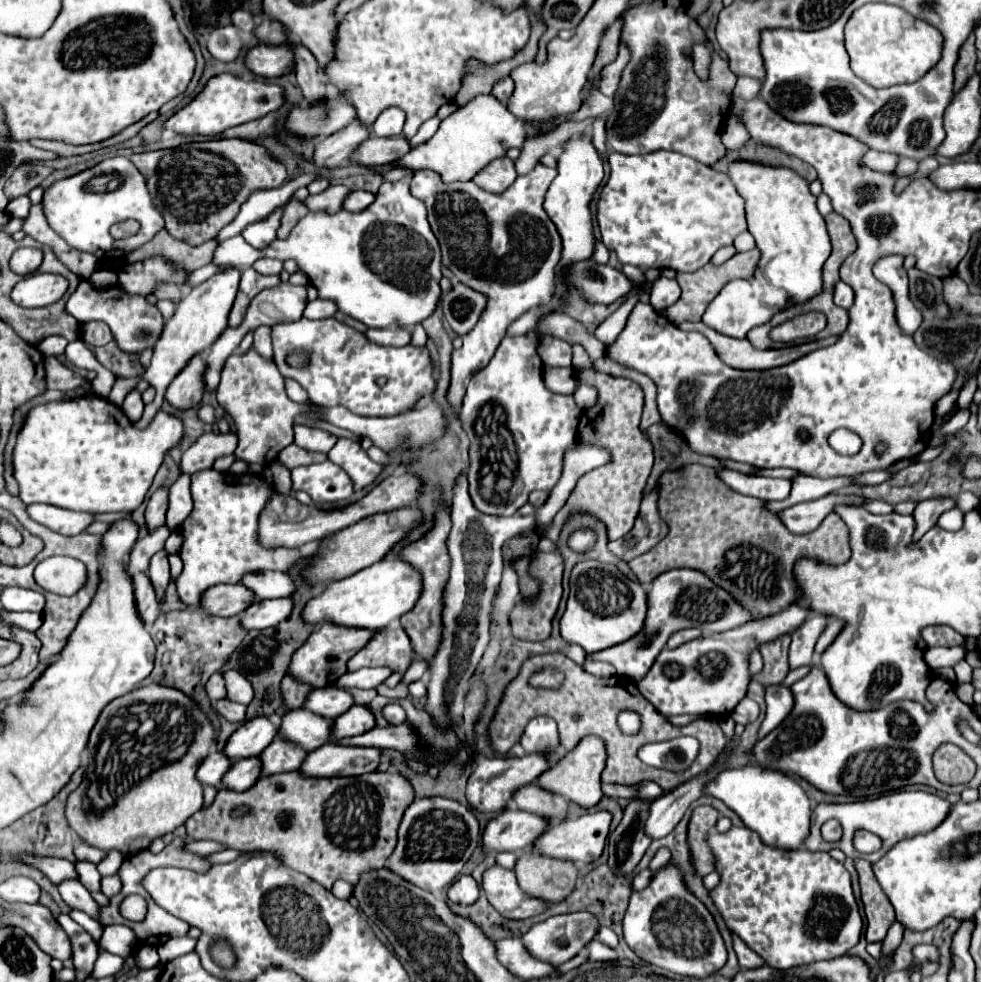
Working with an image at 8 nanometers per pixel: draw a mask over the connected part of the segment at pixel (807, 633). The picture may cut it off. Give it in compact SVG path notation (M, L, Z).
M812 614L804 624L792 632L792 642L788 650L788 664L790 670L800 668L800 666L810 666L812 664L812 654L814 654L814 644L824 630L824 624L828 622L826 616L822 614Z

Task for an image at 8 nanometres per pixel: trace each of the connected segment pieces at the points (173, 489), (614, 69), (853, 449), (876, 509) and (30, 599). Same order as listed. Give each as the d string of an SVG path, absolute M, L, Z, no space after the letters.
M180 476L168 490L170 506L166 512L166 526L176 530L188 512L192 512L192 496L190 496L190 476Z
M620 40L620 46L618 46L618 58L614 62L610 62L604 72L602 72L602 82L600 82L600 92L604 96L614 96L618 84L620 84L620 72L626 68L630 60L630 52L628 52L628 46Z
M838 428L830 434L830 446L838 452L838 454L844 454L844 456L852 456L860 450L860 438L850 432L850 430L844 430L844 428Z
M866 500L866 502L862 502L862 508L866 508L872 514L890 514L892 512L892 506L886 502L880 502L880 500Z
M10 586L10 588L4 588L4 592L2 592L2 604L10 612L24 612L24 610L42 612L46 600L44 600L44 594L40 594L40 592Z

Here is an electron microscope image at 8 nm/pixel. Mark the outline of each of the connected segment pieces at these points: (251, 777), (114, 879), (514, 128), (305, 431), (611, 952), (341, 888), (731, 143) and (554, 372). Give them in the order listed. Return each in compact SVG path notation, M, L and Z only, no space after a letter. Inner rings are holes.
M242 758L232 764L232 768L222 778L222 788L234 788L238 792L250 788L260 778L260 758Z
M114 874L114 876L104 876L104 878L102 878L100 890L102 890L102 894L106 894L108 898L114 896L114 894L118 894L120 888L122 888L122 884L120 884L120 878L118 878L116 874Z
M492 94L476 96L466 106L458 108L458 112L442 120L438 132L428 142L412 148L400 162L367 168L380 174L392 168L412 168L412 170L430 168L438 172L444 182L468 182L480 170L484 170L492 160L506 156L510 148L522 150L526 136L528 136L526 124L520 118L512 116L512 112L502 102L498 102Z
M296 426L294 432L296 432L294 444L304 450L314 450L314 452L328 452L338 440L336 436L332 436L324 430L308 428L308 426Z
M592 940L588 944L588 954L590 954L590 960L616 960L616 950L598 942L598 940Z
M336 880L334 888L332 888L332 894L334 894L336 898L344 898L344 900L348 900L348 898L352 896L352 886L350 886L346 880Z
M728 118L726 124L722 126L722 144L728 150L738 150L748 142L748 132L746 128L736 120L736 118Z
M546 368L544 370L544 384L546 388L558 394L574 394L576 392L576 372L572 368Z

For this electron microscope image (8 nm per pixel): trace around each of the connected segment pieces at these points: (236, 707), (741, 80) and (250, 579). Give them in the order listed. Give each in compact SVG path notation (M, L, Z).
M228 698L218 700L218 702L216 702L216 710L218 710L220 716L224 716L224 718L228 718L228 720L232 720L232 722L244 720L244 714L246 714L246 706L244 706L244 704L236 704L236 702L228 700Z
M738 76L738 82L736 82L736 94L738 96L742 96L746 100L752 100L752 98L760 96L760 88L762 88L762 84L756 78Z
M270 570L248 574L242 578L242 584L254 590L256 598L260 600L290 596L296 590L292 578L286 572L270 572Z

